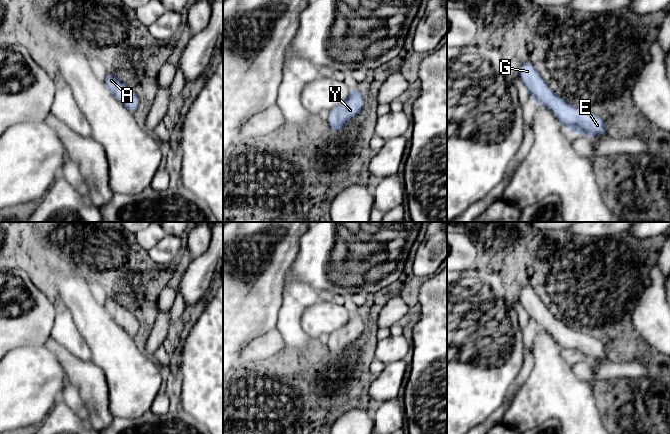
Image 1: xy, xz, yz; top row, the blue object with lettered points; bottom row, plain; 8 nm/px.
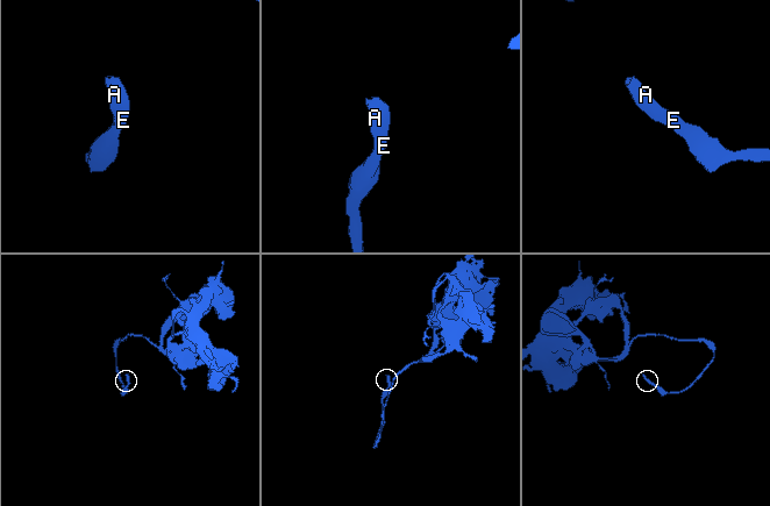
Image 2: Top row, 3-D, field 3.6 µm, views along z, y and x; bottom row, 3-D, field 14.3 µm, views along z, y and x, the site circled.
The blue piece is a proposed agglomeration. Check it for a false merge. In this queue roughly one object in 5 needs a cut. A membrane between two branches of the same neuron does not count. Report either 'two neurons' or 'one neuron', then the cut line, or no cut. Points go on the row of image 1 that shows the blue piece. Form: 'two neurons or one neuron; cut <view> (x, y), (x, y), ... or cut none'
one neuron; cut none

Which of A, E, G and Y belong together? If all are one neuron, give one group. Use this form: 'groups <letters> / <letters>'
groups A E G Y

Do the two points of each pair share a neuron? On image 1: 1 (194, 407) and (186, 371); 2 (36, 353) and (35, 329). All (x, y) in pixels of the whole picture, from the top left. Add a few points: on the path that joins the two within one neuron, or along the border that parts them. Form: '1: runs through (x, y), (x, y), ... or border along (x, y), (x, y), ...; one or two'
1: runs through (194, 398), (194, 380); one
2: border along (39, 344), (18, 346), (13, 349); two

